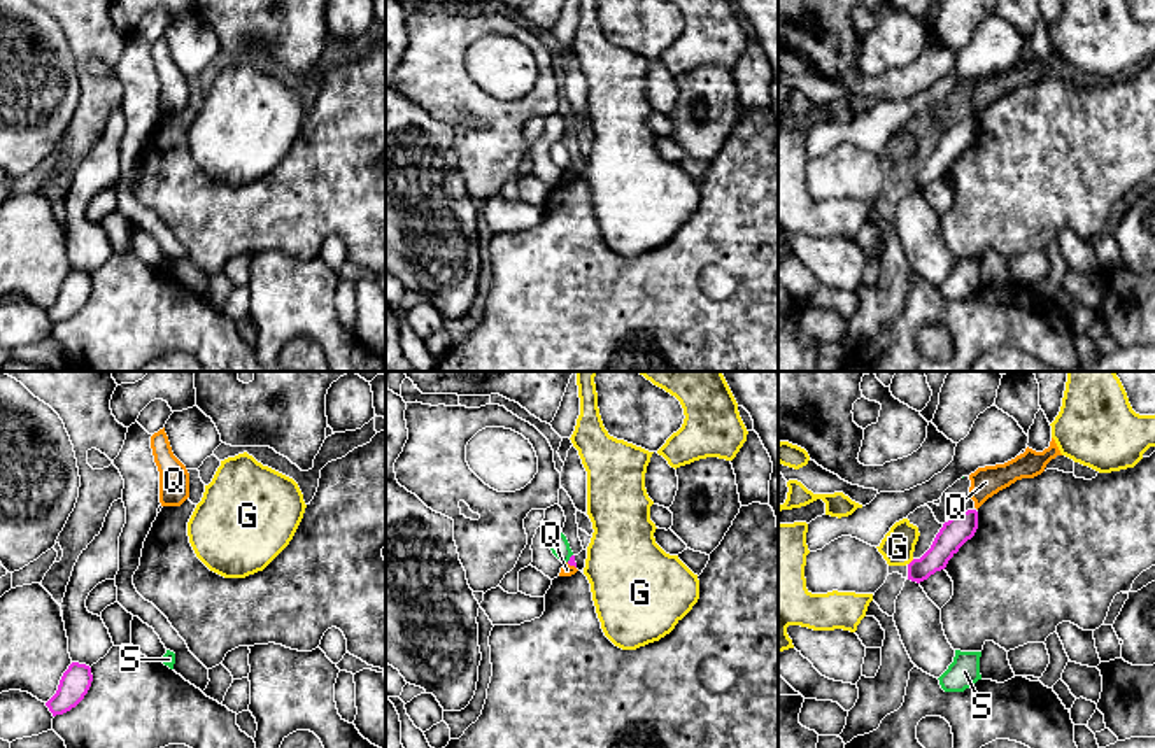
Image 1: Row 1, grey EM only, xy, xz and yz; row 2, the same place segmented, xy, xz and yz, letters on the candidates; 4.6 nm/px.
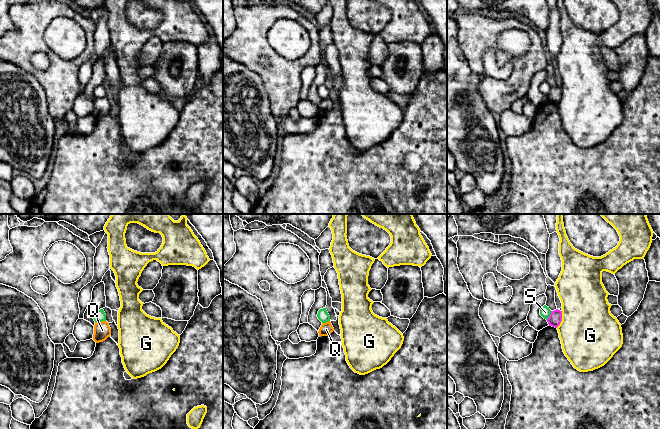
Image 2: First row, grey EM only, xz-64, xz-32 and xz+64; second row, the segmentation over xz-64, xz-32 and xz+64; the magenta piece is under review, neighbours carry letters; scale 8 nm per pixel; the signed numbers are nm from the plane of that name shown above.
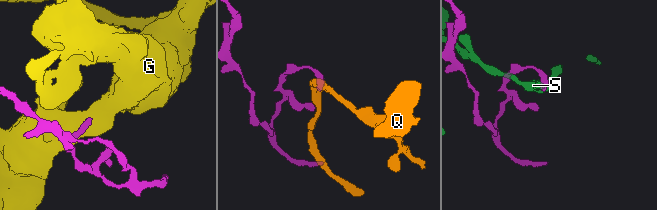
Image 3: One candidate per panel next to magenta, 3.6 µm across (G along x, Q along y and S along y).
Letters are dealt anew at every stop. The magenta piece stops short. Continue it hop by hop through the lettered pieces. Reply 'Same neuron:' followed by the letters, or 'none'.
Same neuron: none

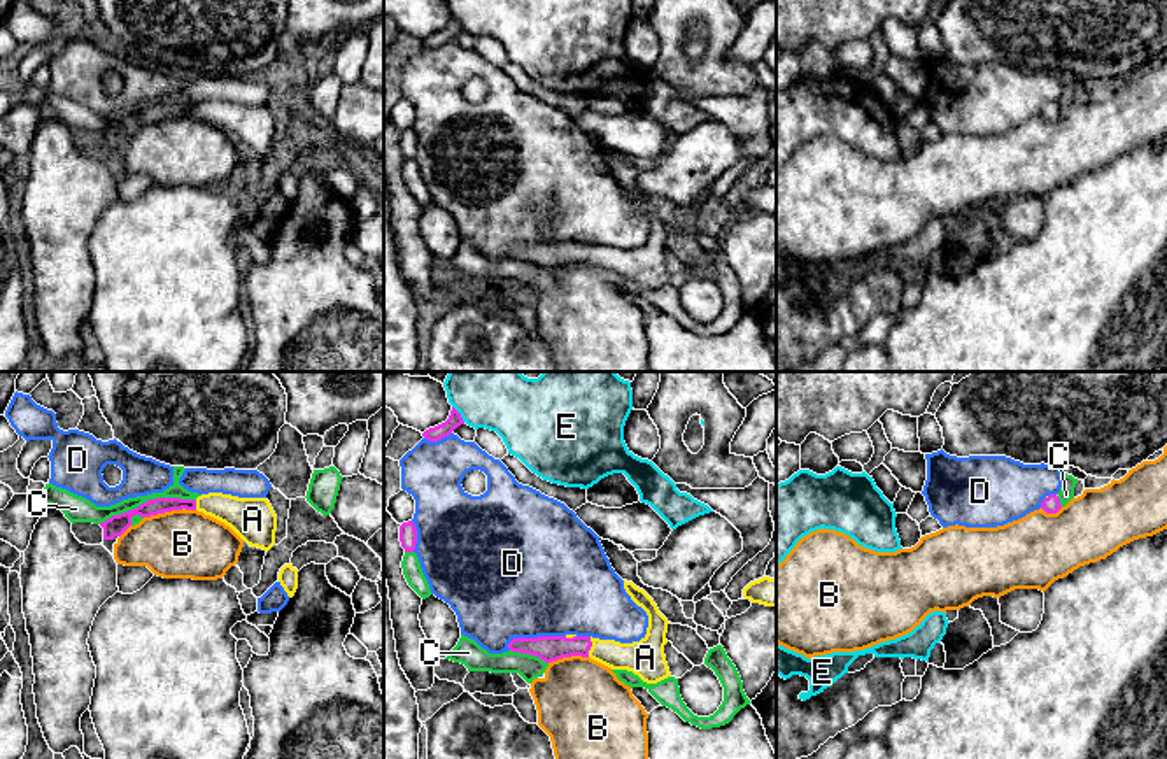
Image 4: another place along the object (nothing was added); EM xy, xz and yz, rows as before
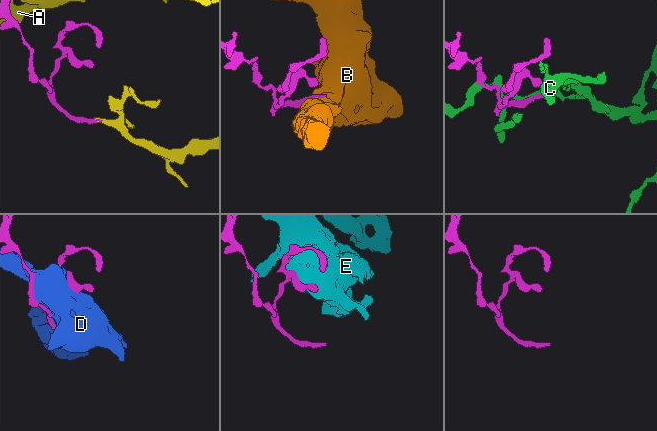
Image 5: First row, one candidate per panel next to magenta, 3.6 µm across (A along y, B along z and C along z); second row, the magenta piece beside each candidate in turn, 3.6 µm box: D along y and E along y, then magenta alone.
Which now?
Same neuron: A

